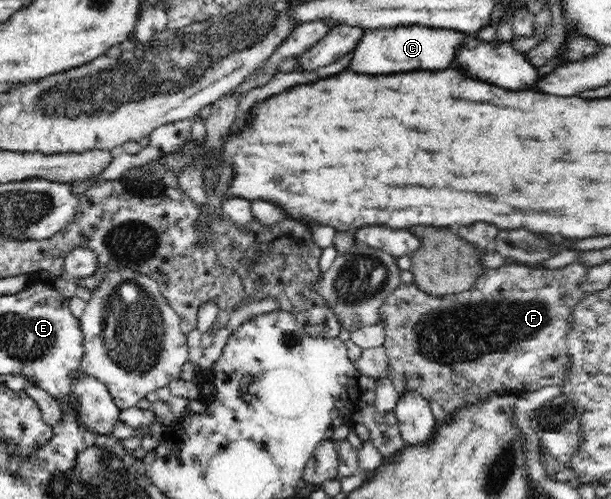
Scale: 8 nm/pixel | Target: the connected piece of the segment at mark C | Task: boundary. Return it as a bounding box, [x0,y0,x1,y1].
[347,26,475,75]

